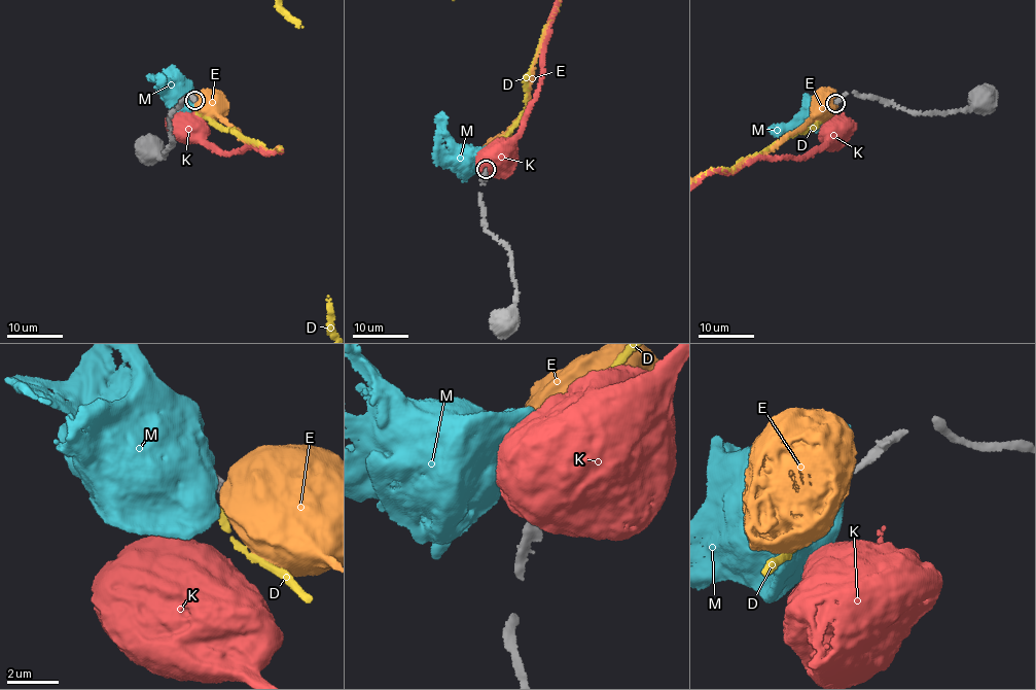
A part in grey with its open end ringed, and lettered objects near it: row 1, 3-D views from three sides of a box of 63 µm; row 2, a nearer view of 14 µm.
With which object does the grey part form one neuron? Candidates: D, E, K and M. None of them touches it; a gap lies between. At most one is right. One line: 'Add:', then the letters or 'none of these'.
Add: D

